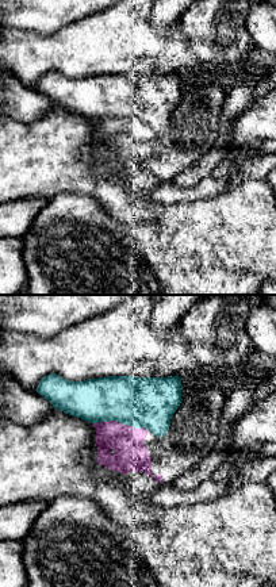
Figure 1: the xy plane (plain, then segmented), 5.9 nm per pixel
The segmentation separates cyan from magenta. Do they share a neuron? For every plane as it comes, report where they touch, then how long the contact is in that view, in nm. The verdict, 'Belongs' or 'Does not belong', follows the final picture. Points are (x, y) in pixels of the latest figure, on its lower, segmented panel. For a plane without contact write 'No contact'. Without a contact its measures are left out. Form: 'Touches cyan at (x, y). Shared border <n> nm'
Touches cyan at (121, 422). Shared border 340 nm

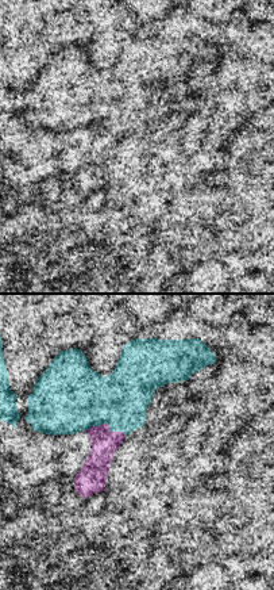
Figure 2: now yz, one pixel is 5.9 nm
Touches cyan at (108, 424). Shared border 240 nm

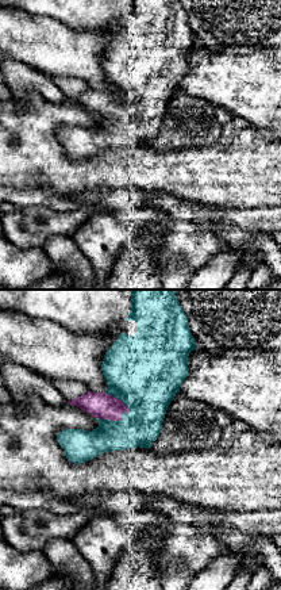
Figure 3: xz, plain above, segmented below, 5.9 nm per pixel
Touches cyan at (124, 403). Shared border 220 nm

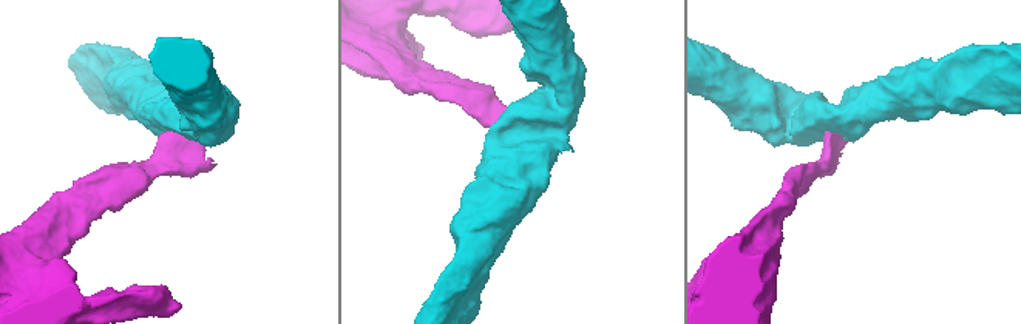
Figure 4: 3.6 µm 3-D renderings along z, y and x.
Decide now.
Does not belong

